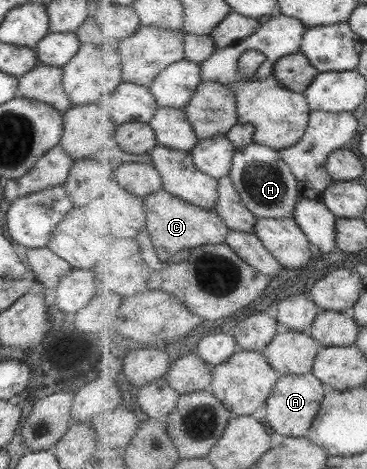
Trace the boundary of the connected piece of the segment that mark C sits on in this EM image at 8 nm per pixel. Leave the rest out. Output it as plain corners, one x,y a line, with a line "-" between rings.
161,190
144,197
146,228
152,236
159,258
170,262
180,250
192,250
207,244
225,244
231,228
215,210
195,206
185,199

